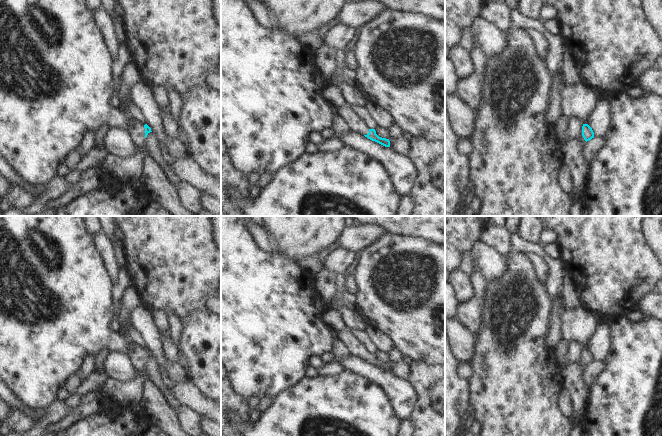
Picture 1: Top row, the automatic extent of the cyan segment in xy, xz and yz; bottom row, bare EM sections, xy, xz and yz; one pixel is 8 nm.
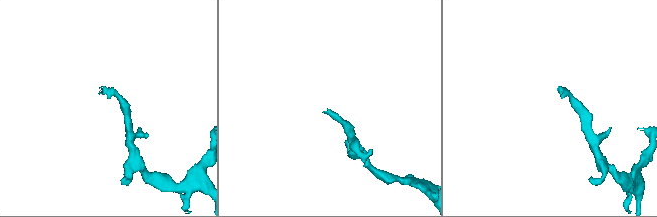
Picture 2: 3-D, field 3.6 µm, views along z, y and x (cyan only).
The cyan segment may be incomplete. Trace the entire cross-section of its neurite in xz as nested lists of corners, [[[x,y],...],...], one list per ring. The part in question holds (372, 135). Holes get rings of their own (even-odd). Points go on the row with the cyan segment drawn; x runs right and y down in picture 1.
[[[345,105],[341,108],[337,108],[337,113],[348,124],[350,131],[364,135],[368,139],[385,147],[390,147],[389,139],[379,137],[375,129],[368,129],[364,125],[364,122],[351,110],[350,106]]]

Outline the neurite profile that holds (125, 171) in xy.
[[[145,146],[138,147],[133,156],[120,158],[107,154],[101,162],[102,175],[117,184],[130,185],[140,180],[144,157],[148,154]]]

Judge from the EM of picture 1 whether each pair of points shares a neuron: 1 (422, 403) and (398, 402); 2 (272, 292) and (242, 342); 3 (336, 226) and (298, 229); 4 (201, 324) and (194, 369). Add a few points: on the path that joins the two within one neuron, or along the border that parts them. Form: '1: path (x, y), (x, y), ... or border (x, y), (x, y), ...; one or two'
1: border (407, 381), (415, 394), (415, 404), (408, 418); two
2: path (263, 304), (259, 313), (259, 325), (254, 330); one
3: path (327, 226), (307, 226); one
4: path (201, 335), (201, 355), (198, 358); one

